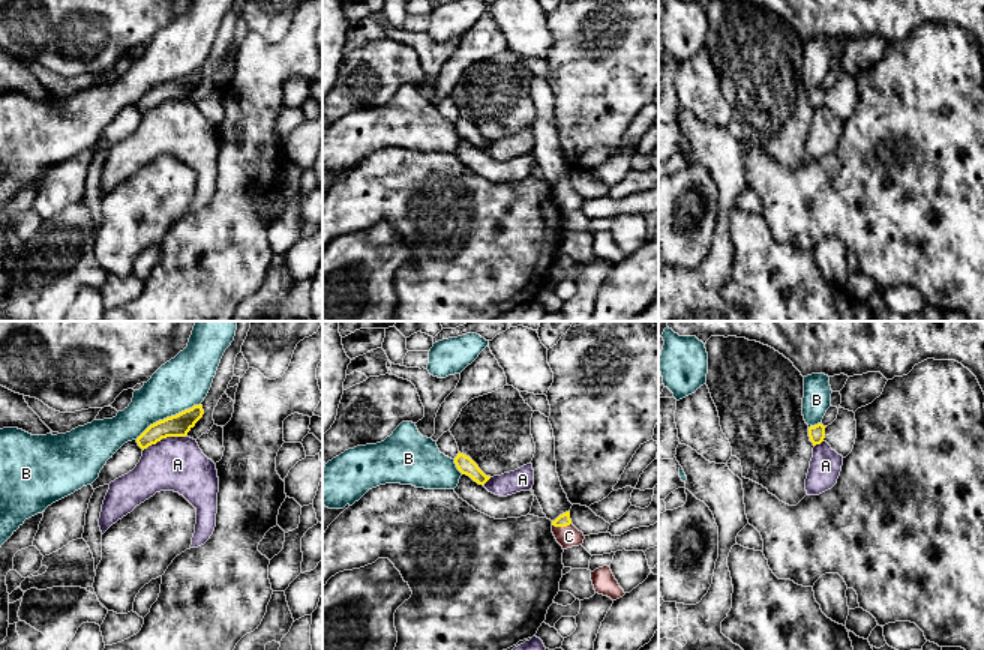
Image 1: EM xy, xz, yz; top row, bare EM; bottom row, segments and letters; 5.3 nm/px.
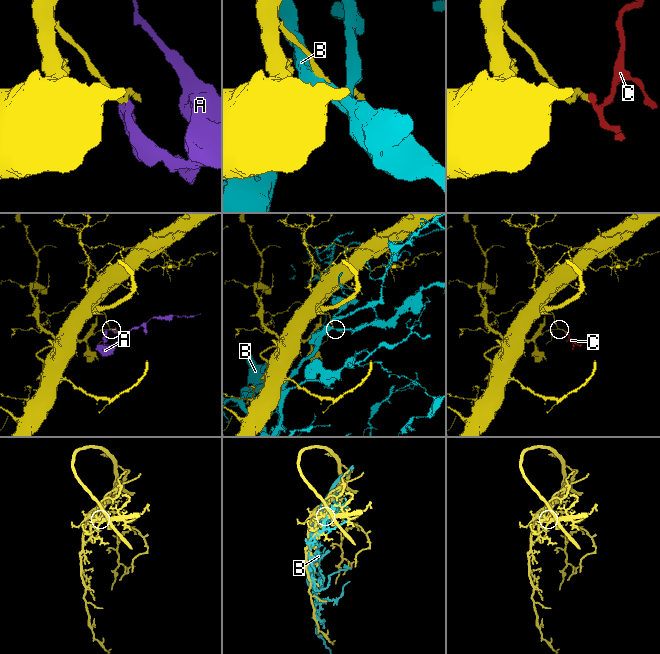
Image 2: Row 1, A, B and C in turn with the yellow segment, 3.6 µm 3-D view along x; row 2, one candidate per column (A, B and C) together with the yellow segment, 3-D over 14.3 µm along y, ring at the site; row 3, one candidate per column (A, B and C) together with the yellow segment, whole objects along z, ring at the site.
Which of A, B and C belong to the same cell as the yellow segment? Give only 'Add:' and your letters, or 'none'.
Add: C

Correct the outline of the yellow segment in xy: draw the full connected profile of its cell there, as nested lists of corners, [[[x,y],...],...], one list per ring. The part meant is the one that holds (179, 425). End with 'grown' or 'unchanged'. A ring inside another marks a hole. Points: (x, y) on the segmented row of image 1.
[[[194,405],[176,416],[150,425],[138,438],[138,446],[144,450],[166,437],[186,437],[195,423],[202,417],[202,405]]]; unchanged

